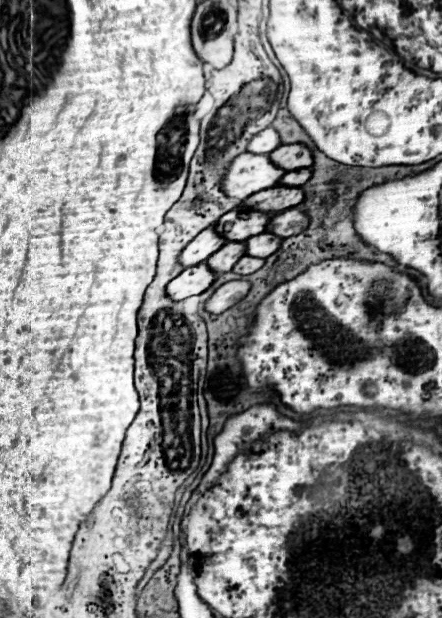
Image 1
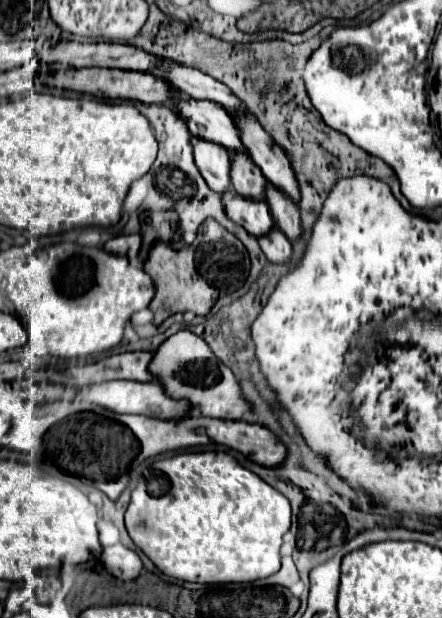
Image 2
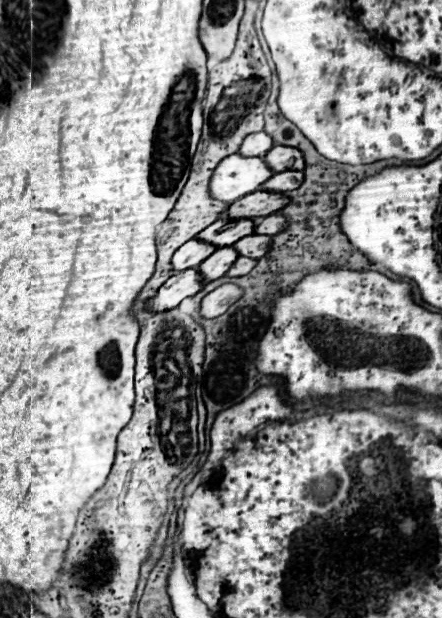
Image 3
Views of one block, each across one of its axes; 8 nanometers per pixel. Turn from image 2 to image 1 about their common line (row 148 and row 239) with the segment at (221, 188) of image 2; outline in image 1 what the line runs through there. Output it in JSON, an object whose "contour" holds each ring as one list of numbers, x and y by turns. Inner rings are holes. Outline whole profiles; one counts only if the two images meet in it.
{"contour":[[214,224,210,228,206,228,204,232,200,232,180,254,180,264,184,268,188,266,196,266,200,262,206,262,212,252,216,252,220,246,226,244,226,238,222,238,216,230,214,230]]}

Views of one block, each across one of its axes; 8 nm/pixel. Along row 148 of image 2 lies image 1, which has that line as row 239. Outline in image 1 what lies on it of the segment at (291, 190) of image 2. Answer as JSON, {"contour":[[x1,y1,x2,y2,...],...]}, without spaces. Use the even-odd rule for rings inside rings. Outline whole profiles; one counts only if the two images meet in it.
{"contour":[[270,232,250,236,246,240,246,254,256,256,256,258,268,258,272,252,276,252,276,248,280,248,280,244,282,244,282,238]]}

